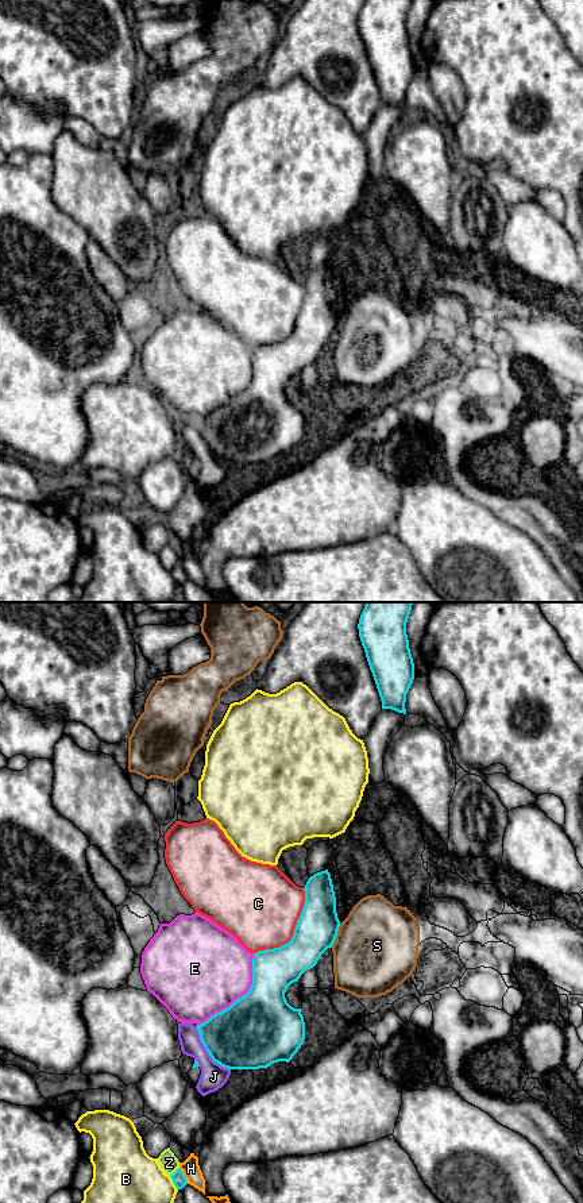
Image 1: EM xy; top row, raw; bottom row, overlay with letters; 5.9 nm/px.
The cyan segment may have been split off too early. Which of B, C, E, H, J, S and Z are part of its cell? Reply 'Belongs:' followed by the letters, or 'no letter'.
Belongs: no letter

